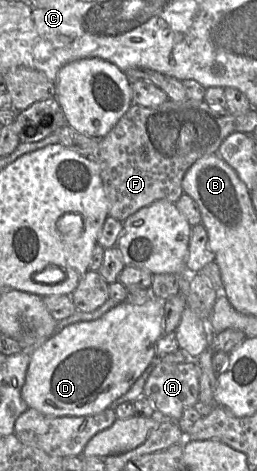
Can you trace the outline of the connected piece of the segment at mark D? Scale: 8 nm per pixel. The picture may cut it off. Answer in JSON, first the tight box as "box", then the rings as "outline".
{"box":[21,298,163,416],"outline":[[[150,298],[143,304],[119,303],[96,320],[78,321],[59,328],[30,353],[21,397],[28,408],[48,416],[97,414],[124,395],[156,358],[156,344],[162,334],[163,302]]]}

